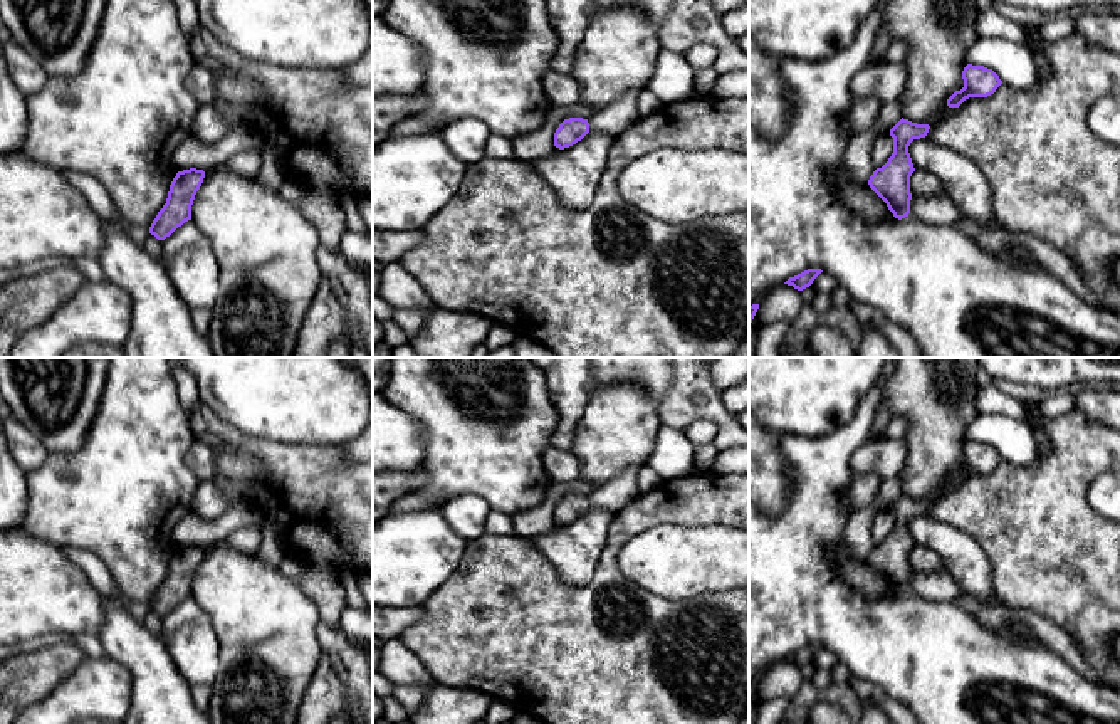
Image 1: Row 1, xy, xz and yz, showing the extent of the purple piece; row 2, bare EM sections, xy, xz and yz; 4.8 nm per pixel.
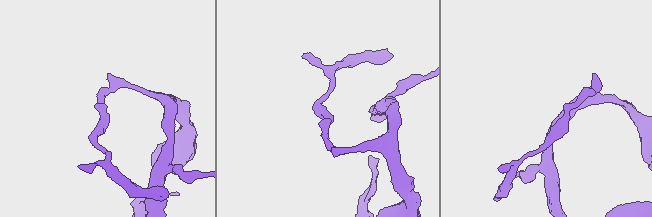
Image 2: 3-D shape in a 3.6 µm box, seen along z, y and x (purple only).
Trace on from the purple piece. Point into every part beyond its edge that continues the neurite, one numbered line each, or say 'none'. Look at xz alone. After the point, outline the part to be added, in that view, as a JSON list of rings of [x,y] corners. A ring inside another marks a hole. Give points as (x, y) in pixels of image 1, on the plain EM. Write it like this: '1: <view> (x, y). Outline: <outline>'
none

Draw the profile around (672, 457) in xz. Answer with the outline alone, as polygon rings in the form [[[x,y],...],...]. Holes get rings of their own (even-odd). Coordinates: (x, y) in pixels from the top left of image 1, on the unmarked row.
[[[662,423],[648,465],[665,482],[677,480],[690,474],[693,455],[695,447],[685,432]]]

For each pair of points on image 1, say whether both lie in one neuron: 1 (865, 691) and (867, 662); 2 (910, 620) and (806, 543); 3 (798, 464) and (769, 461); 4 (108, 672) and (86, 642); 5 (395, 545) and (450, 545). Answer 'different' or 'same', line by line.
1: different
2: same
3: different
4: different
5: same

